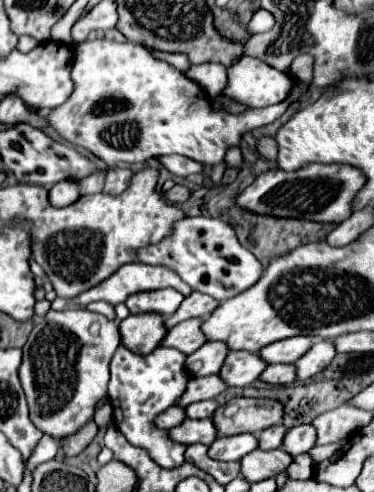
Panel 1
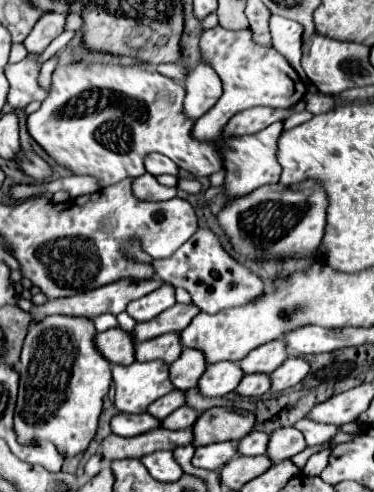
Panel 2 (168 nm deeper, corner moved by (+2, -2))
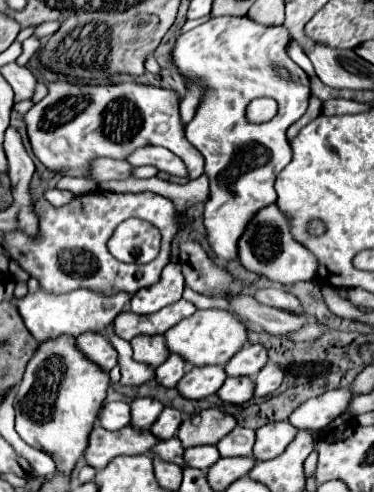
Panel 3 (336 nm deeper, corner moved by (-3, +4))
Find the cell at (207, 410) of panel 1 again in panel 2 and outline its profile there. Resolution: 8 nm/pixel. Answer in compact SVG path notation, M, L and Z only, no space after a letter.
M182 406L182 408L176 408L170 416L166 416L160 426L168 428L168 430L190 430L190 424L194 424L196 418L198 418L196 410Z

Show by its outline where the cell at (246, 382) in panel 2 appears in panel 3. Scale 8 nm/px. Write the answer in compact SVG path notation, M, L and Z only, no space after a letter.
M227 378L225 384L219 388L217 396L231 404L243 404L253 398L255 382L253 378Z

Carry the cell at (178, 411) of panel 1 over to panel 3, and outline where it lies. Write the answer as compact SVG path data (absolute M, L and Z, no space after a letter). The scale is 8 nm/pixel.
M109 402L101 408L99 424L107 430L121 430L131 422L131 408L125 402Z

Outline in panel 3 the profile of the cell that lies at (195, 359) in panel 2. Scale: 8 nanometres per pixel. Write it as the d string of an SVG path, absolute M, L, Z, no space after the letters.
M171 354L157 368L157 382L167 388L175 388L185 372L187 372L187 362L183 362L183 358L179 358L179 354Z

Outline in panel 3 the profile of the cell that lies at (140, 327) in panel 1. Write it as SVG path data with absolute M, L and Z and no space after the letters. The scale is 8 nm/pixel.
M101 332L99 334L81 334L79 338L75 338L75 344L89 360L99 364L103 370L109 372L113 366L117 366L117 350Z

